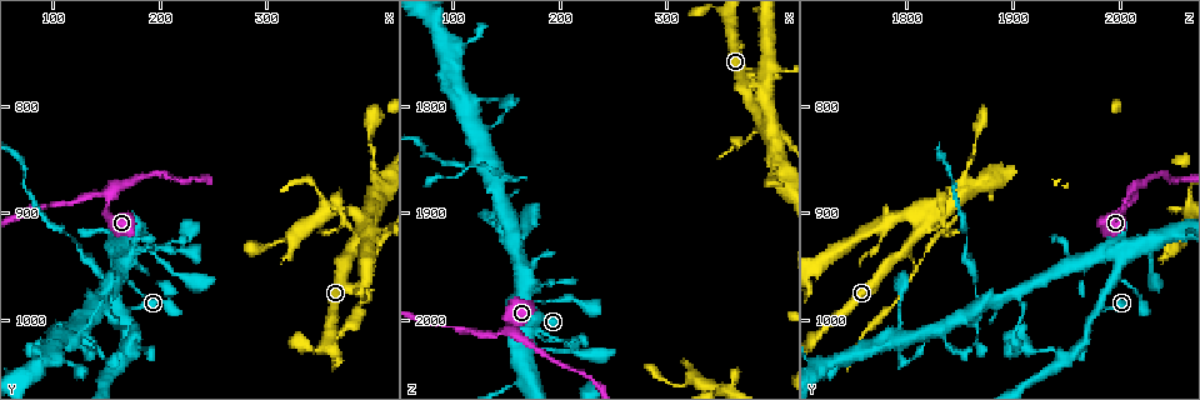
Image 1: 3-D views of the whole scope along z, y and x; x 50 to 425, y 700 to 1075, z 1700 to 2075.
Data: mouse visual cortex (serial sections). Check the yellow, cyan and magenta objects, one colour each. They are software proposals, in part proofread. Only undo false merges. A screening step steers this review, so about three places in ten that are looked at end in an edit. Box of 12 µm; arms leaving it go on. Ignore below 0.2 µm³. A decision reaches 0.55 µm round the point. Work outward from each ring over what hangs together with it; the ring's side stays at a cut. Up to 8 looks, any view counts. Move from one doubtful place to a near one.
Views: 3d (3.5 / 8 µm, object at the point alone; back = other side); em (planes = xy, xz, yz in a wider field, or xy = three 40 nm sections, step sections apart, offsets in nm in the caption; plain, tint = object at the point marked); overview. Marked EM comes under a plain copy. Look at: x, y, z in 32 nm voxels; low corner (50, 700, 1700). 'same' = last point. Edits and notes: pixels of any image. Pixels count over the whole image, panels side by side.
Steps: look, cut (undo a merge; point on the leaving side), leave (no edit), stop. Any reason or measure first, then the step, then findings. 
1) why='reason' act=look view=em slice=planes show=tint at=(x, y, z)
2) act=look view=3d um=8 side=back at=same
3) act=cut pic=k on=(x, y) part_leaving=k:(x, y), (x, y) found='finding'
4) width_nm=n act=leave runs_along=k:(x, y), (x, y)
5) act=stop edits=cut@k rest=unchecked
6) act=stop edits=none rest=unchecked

why='abrupt turn' act=look view=3d um=3.5 side=back at=(164, 994, 1980)

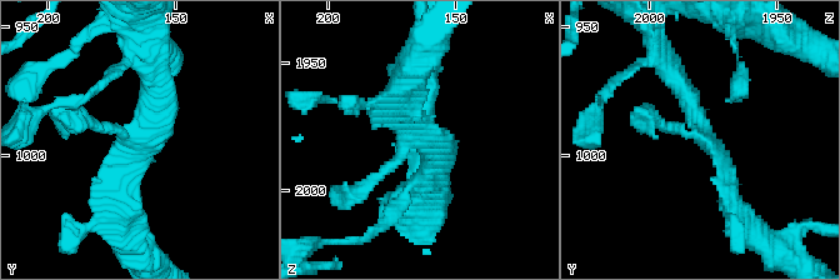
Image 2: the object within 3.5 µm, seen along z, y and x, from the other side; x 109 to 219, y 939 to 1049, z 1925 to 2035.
why='now the EM' act=look view=em slice=xy step=5 show=tint at=(166, 992, 1980)

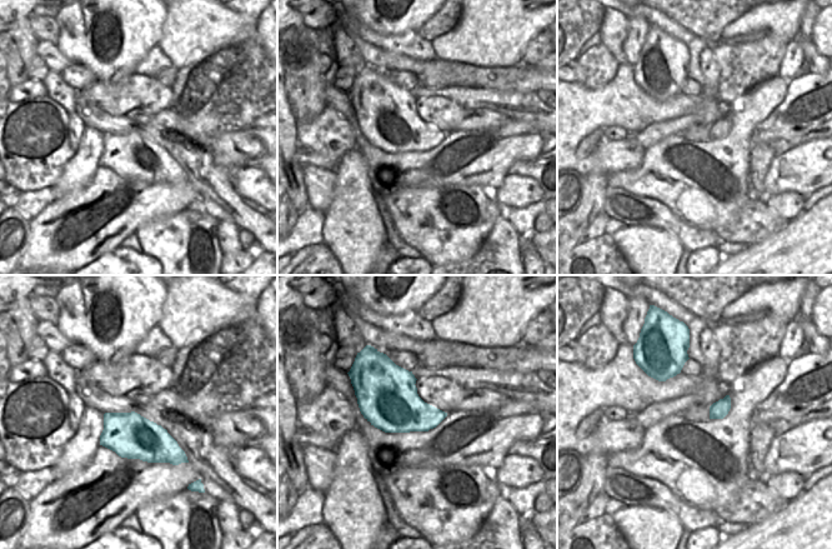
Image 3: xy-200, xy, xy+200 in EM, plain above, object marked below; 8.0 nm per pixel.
act=leave runs_along=2:(73, 119), (134, 134), (149, 69) found='one cell here'

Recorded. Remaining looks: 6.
why='calibre changes' act=look view=3d um=3.5 at=(142, 984, 1870)

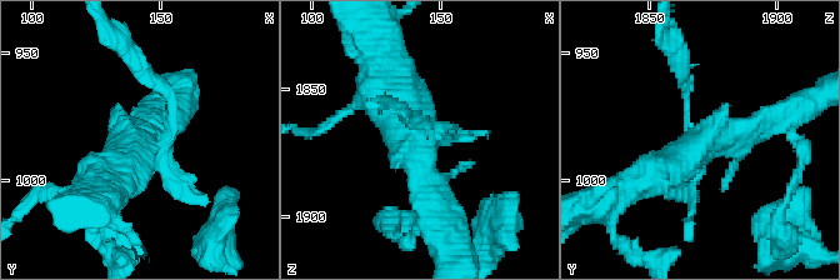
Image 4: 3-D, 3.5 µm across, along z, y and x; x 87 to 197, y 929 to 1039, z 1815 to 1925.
act=look view=em slice=planes show=tint at=(142, 985, 1870)

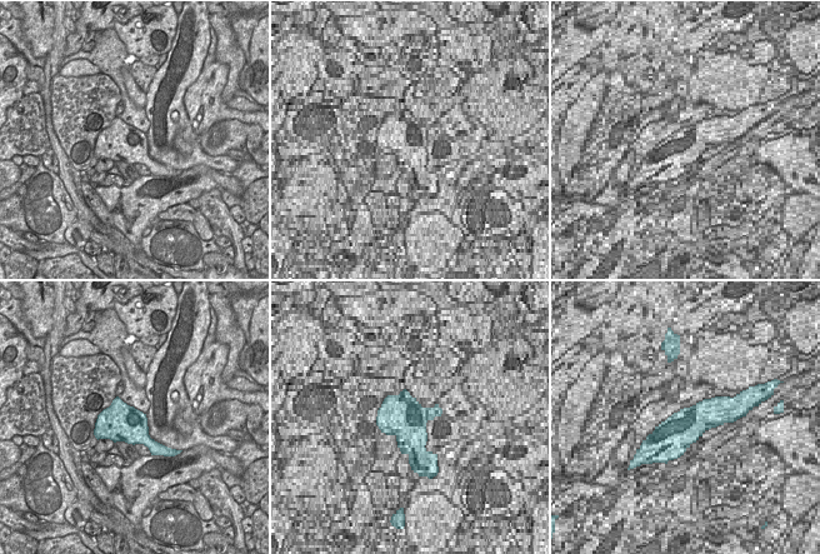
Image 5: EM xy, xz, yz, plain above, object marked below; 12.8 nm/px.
act=cut pic=4 on=(194, 200) part_leaving=4:(163, 144), (168, 94), (121, 44) found='a second cell is stuck on'

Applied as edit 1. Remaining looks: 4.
why='three-way junction' act=look view=3d um=3.5 at=(394, 914, 1768)

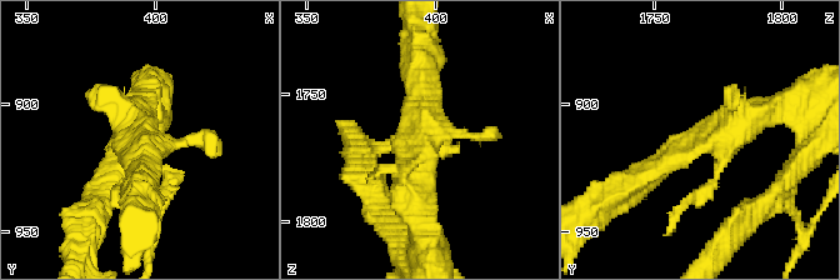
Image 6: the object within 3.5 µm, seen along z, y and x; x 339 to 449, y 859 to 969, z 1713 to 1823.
act=look view=em slice=xy step=5 show=tint at=(395, 913, 1767)

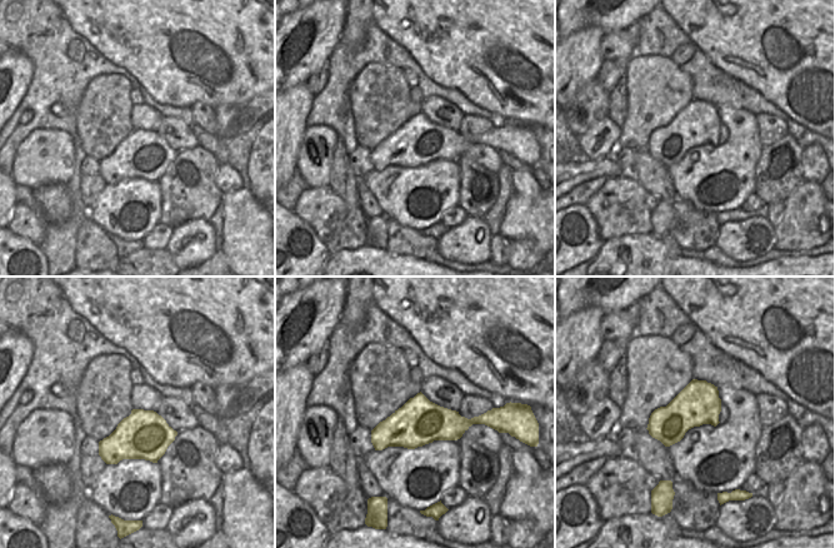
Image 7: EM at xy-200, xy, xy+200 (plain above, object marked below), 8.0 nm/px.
act=leave runs_along=6:(768, 111), (713, 128), (629, 185) found='continuous, no second cell'

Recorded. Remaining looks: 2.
act=stop edits=cut@4 rest=unchecked

